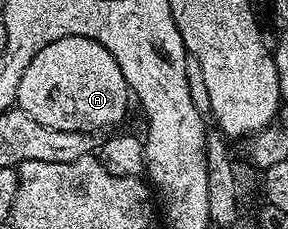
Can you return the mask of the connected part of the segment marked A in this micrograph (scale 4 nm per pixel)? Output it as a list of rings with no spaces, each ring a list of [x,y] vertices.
[[[60,37],[60,41],[52,41],[52,45],[44,45],[36,57],[32,57],[28,69],[24,69],[24,77],[20,77],[18,86],[17,110],[28,113],[40,125],[48,125],[52,129],[65,131],[93,131],[102,133],[105,127],[114,127],[126,115],[126,106],[132,103],[130,86],[124,81],[124,73],[120,73],[120,65],[96,41],[88,37]]]

